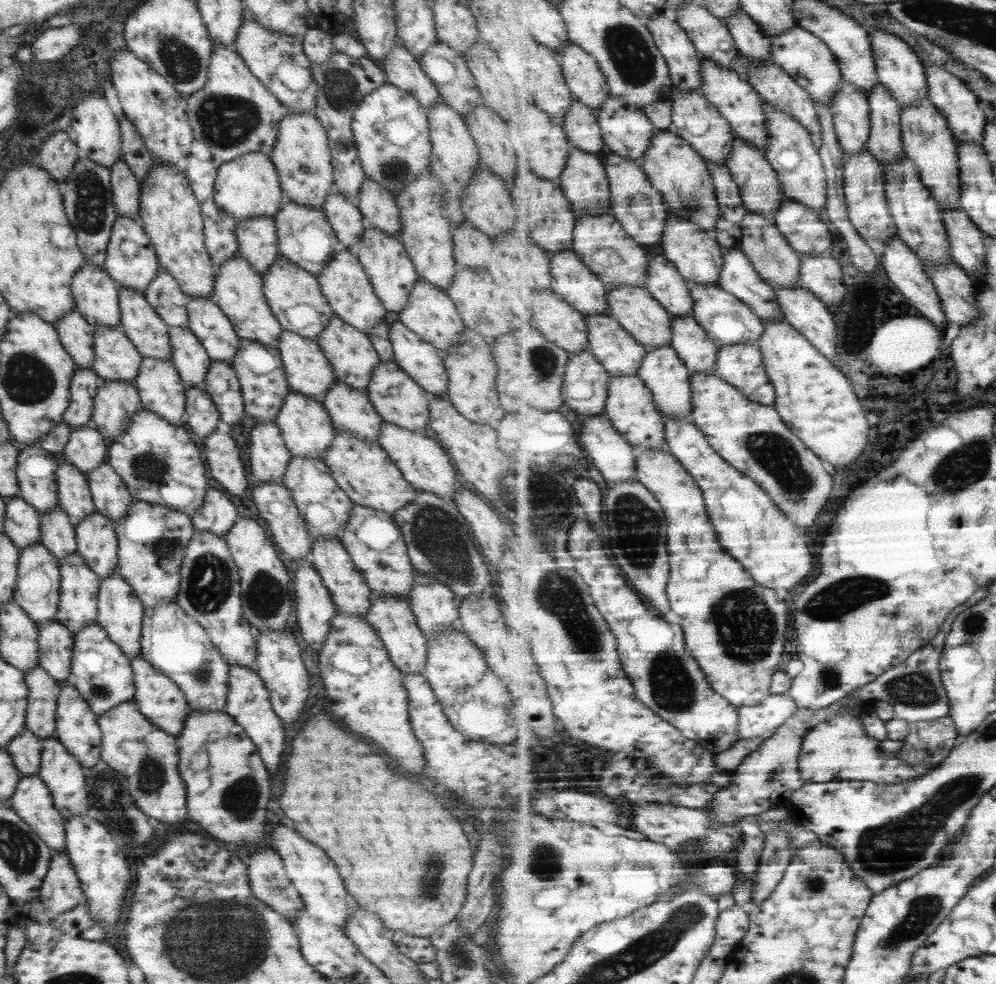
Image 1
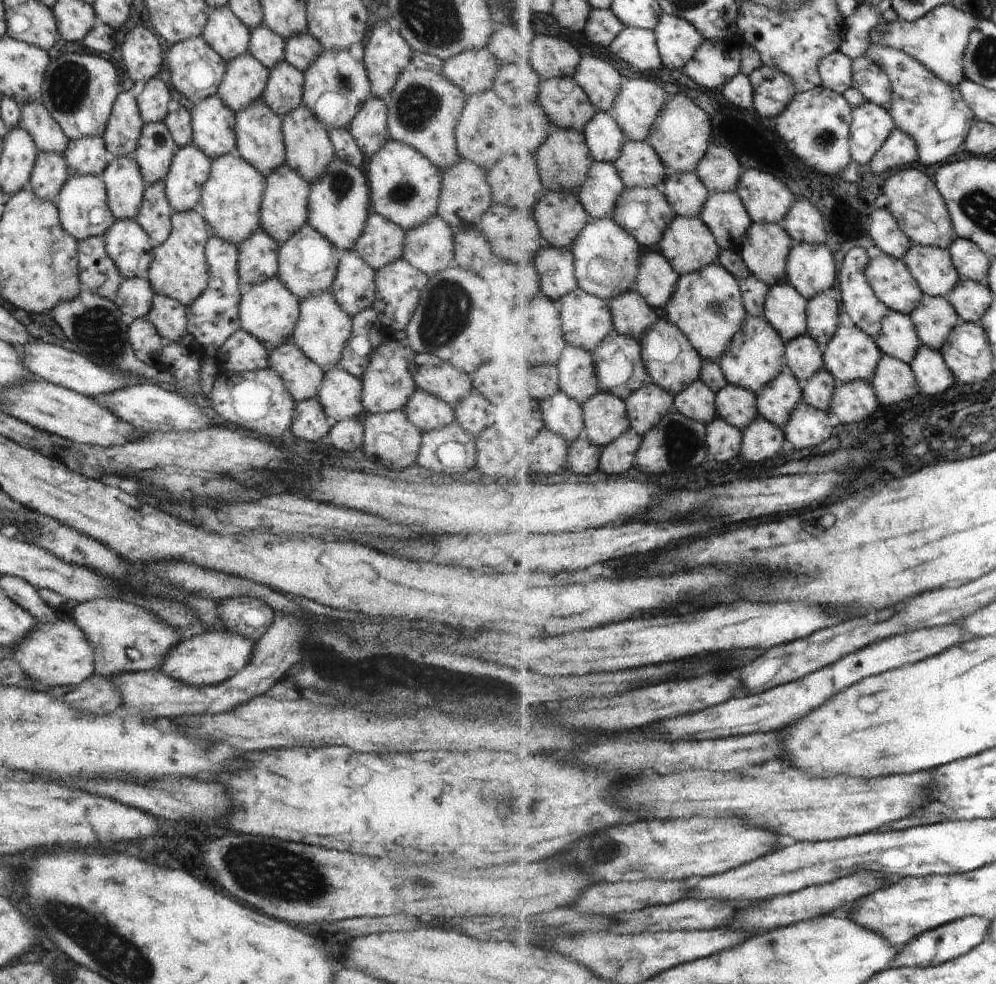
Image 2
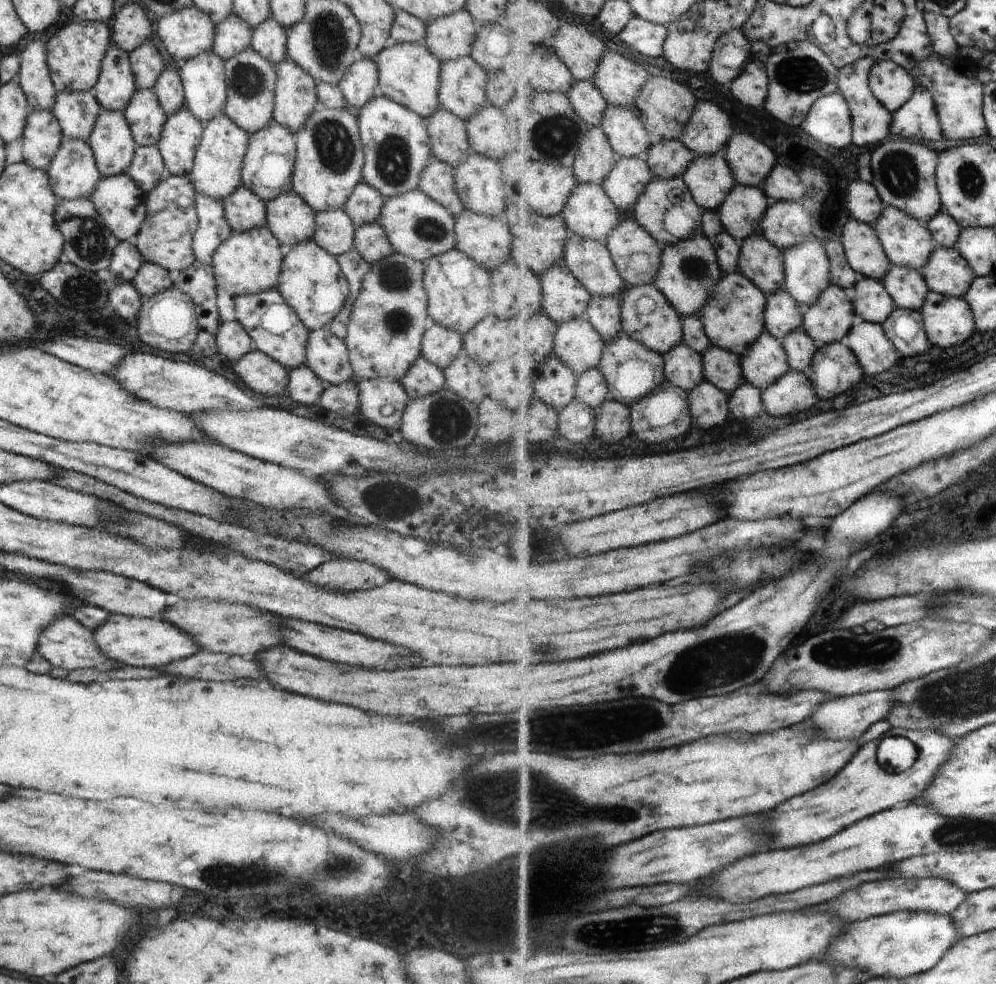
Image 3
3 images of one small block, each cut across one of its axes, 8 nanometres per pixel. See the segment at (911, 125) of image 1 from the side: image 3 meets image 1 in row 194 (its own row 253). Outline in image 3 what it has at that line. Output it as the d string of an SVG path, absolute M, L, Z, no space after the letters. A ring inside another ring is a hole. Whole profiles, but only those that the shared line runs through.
M940 247L923 268L932 291L964 299L978 278L968 259L958 248Z

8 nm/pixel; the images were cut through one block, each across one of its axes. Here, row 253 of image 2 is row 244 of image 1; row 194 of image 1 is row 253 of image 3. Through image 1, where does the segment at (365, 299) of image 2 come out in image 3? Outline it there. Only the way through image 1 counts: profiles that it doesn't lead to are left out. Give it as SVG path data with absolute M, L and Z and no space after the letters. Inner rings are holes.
M342 208L315 213L313 241L328 254L340 256L355 248L355 226Z

